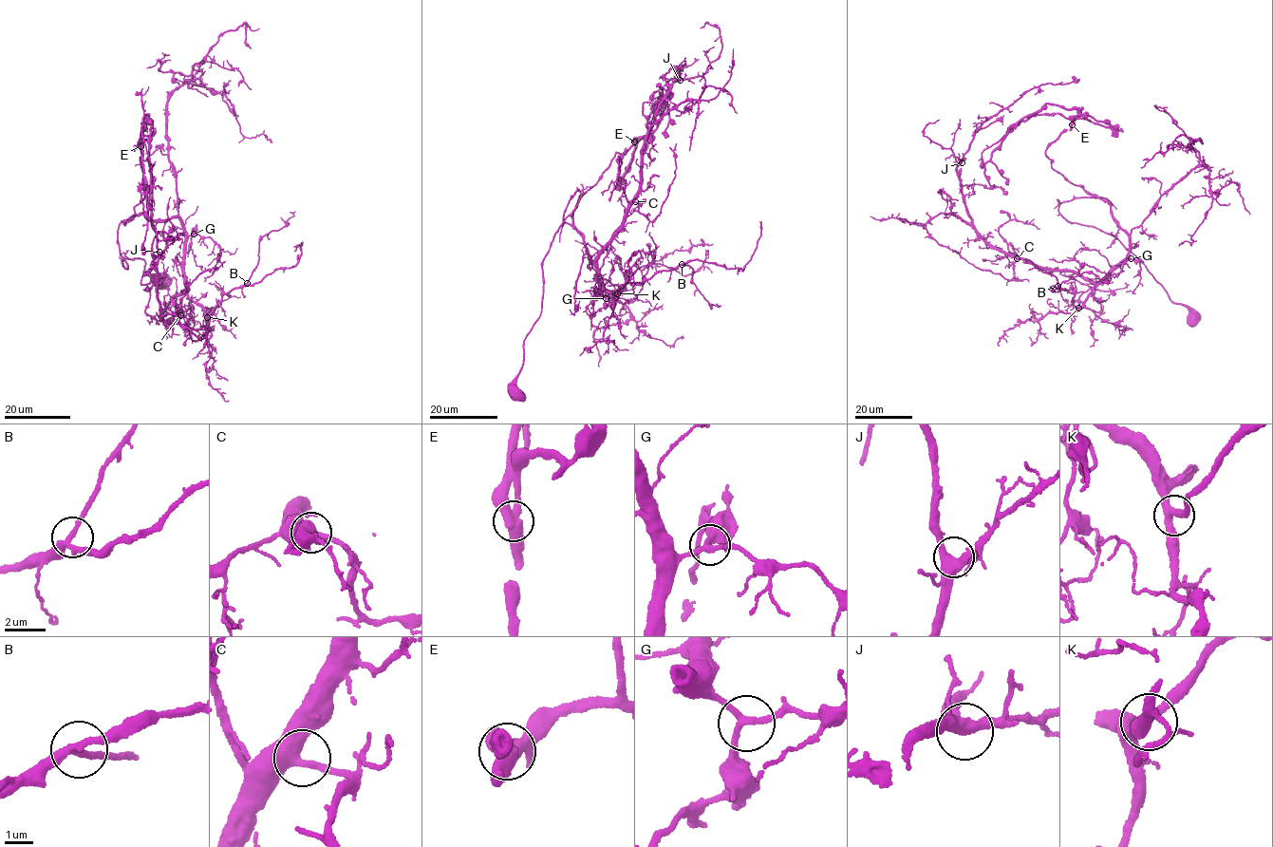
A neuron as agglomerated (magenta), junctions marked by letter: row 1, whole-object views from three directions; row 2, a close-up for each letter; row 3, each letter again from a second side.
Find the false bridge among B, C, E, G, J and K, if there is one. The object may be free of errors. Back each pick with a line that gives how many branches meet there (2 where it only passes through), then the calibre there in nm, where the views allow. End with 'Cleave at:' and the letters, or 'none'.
Cleave at: none

